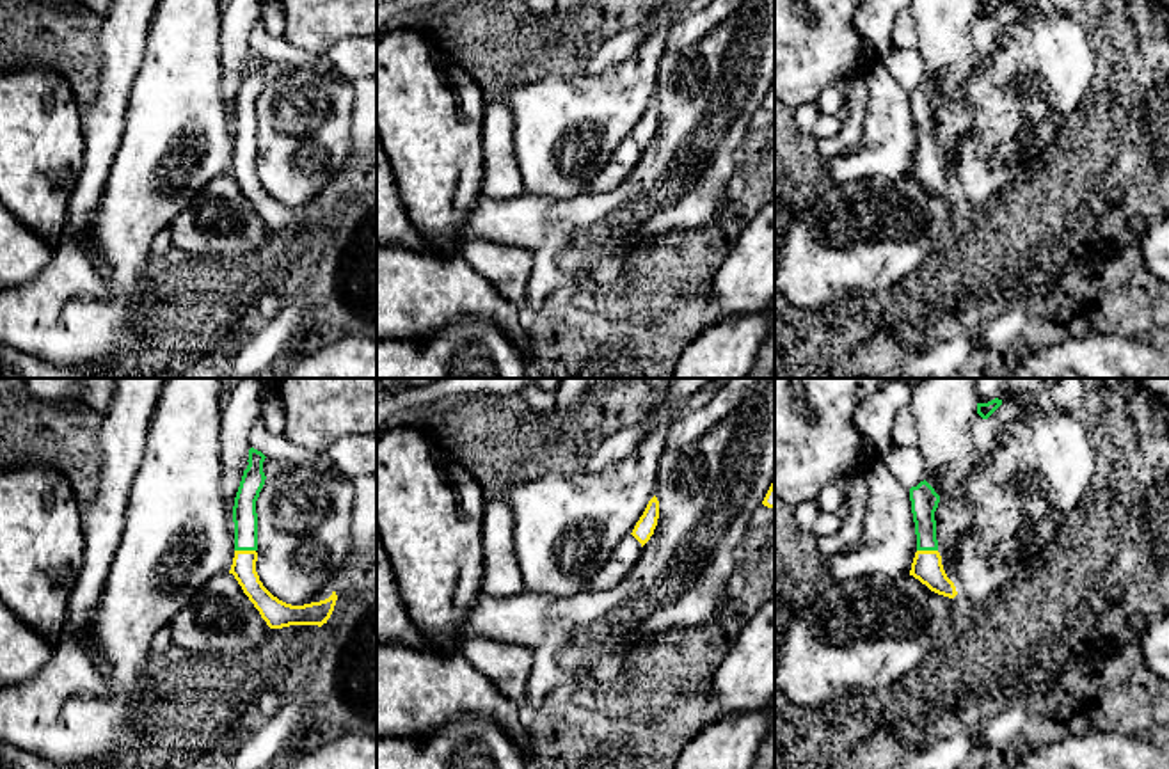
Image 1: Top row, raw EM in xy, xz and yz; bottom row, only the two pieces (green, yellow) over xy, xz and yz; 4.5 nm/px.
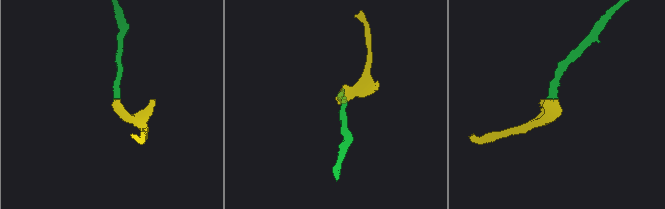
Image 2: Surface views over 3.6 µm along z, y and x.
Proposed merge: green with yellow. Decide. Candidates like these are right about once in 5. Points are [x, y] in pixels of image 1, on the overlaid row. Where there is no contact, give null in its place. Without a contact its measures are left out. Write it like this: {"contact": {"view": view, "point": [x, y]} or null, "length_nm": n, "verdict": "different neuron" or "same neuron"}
{"contact": {"view": "xy", "point": [246, 549]}, "length_nm": 100, "verdict": "same neuron"}

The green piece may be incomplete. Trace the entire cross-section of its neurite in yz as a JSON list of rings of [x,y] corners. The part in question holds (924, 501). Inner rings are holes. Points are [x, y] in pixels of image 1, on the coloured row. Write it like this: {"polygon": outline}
{"polygon": [[[924,480],[917,487],[910,488],[910,501],[917,535],[917,552],[910,575],[926,584],[931,591],[954,599],[958,591],[943,570],[936,540],[934,511],[938,508],[940,495]]]}

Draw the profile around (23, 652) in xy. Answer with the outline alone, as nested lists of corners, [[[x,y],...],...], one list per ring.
[[[0,600],[0,686],[16,686],[36,675],[55,645],[21,622]]]

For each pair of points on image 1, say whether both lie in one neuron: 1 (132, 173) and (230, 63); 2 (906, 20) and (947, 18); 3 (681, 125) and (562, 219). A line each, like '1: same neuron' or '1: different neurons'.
1: different neurons
2: different neurons
3: same neuron

